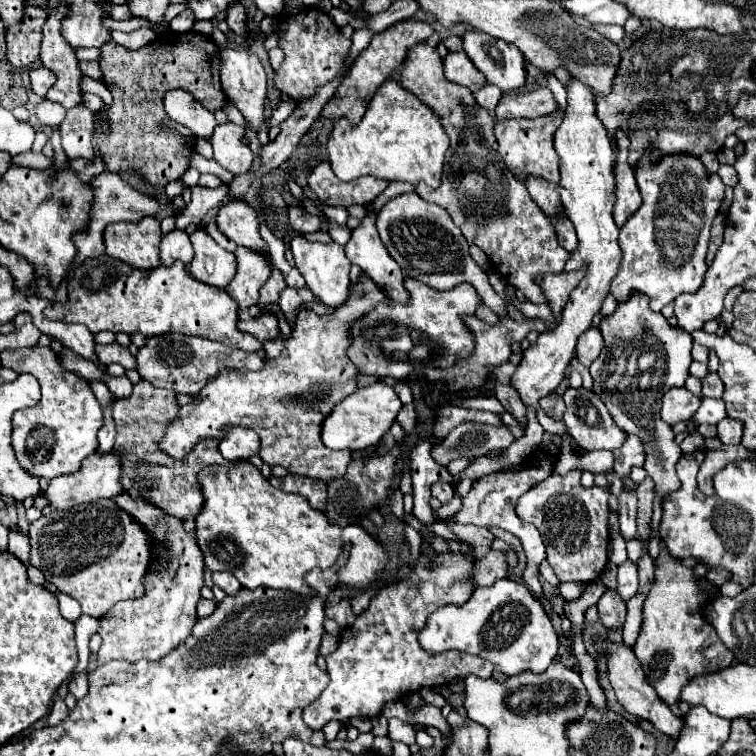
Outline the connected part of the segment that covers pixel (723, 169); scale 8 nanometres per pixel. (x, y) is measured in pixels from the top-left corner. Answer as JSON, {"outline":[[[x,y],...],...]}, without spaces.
{"outline":[[[720,165],[717,173],[718,175],[720,175],[723,183],[726,186],[734,187],[734,185],[736,185],[738,178],[737,178],[737,173],[733,166]]]}

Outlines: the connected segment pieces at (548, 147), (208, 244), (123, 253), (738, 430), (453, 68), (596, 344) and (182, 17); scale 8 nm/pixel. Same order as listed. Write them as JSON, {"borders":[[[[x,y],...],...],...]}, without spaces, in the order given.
{"borders":[[[[557,110],[550,115],[534,119],[498,119],[494,133],[498,139],[498,151],[506,163],[506,167],[512,171],[512,175],[520,181],[526,181],[526,177],[542,177],[546,181],[558,181],[558,155],[554,151],[554,131],[560,127],[564,112]]],[[[198,227],[192,235],[192,245],[194,245],[194,259],[188,267],[188,271],[202,283],[214,285],[224,289],[236,269],[236,257],[234,253],[222,249],[208,233],[204,227]]],[[[144,217],[138,223],[110,223],[104,231],[106,253],[138,269],[160,265],[160,239],[162,231],[156,217]]],[[[726,417],[716,427],[718,427],[718,437],[722,443],[738,445],[742,441],[742,435],[744,435],[744,423],[742,421]]],[[[450,51],[444,57],[444,73],[450,81],[464,85],[468,89],[478,89],[482,85],[486,85],[486,79],[482,77],[482,73],[474,67],[474,63],[466,57],[464,51]]],[[[598,327],[586,329],[586,333],[582,333],[582,337],[578,339],[578,345],[576,345],[576,355],[578,355],[580,363],[590,367],[592,361],[602,351],[602,345],[604,345],[604,339],[602,339],[600,329]]],[[[182,11],[180,15],[176,15],[176,17],[170,21],[170,29],[172,29],[172,31],[178,31],[178,33],[190,31],[192,25],[194,25],[194,19],[192,19],[190,11]]]]}

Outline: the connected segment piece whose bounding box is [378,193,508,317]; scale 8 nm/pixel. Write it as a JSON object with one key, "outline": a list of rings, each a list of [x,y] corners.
{"outline":[[[416,193],[398,195],[378,211],[378,233],[380,239],[384,241],[384,247],[402,267],[402,273],[406,273],[406,277],[422,281],[424,285],[436,291],[446,291],[466,281],[474,285],[474,289],[478,289],[484,305],[490,307],[498,317],[508,315],[504,299],[492,289],[486,273],[470,257],[468,241],[464,239],[460,229],[452,223],[446,209],[424,201]]]}

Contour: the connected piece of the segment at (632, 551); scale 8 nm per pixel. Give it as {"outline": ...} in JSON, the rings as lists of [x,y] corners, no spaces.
{"outline":[[[632,539],[626,545],[628,545],[628,559],[632,563],[638,563],[642,559],[642,555],[644,555],[642,549],[648,549],[648,545],[644,545],[644,541],[640,541],[640,539]]]}

